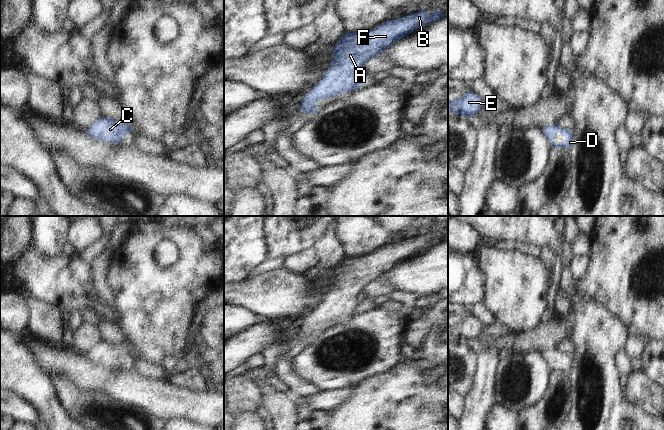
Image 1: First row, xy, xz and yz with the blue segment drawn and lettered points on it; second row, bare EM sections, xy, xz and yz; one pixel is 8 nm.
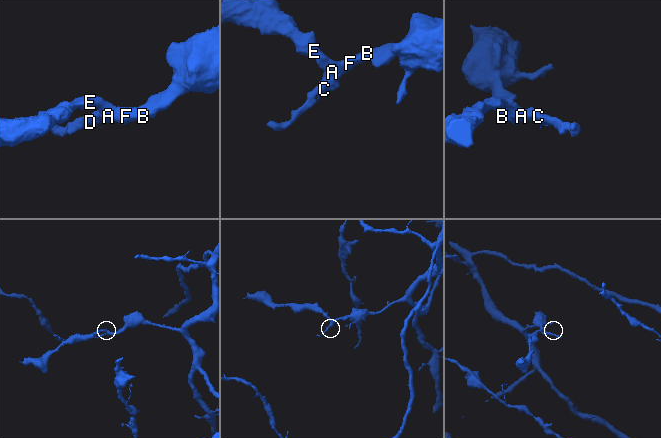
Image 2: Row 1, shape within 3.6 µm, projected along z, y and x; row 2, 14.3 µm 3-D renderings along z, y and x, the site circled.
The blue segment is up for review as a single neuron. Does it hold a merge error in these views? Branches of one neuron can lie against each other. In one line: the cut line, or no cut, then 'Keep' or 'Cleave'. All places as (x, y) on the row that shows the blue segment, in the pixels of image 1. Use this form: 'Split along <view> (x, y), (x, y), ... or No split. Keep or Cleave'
No split. Keep

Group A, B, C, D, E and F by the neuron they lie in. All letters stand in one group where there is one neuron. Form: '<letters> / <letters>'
A B C D E F

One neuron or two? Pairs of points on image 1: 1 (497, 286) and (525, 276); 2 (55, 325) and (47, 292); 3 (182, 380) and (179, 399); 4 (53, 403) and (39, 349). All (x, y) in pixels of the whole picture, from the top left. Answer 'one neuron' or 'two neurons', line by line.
1: one neuron
2: two neurons
3: two neurons
4: two neurons

